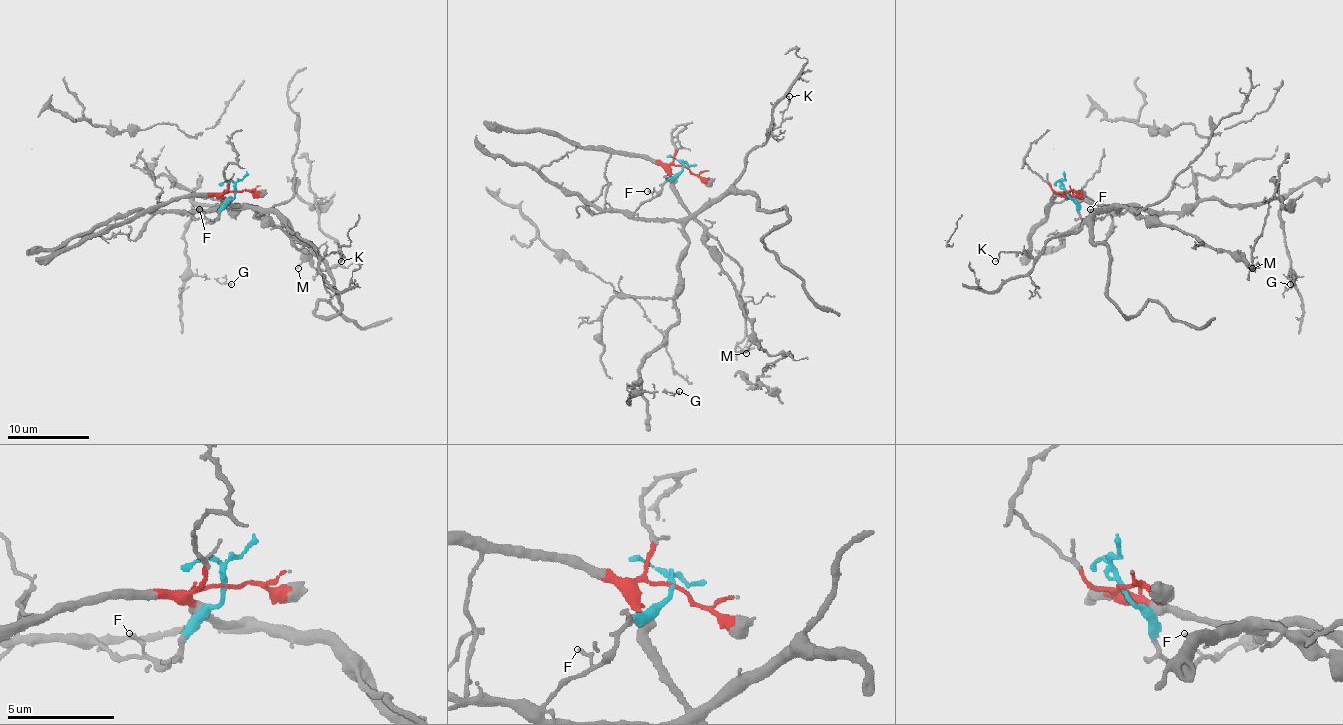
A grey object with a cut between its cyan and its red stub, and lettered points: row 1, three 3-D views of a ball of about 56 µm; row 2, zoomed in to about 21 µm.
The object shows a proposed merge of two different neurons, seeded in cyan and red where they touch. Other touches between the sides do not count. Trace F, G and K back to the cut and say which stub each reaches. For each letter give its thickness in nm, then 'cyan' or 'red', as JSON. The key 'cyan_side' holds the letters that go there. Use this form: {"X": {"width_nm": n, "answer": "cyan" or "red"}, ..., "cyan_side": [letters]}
{"F": {"width_nm": 140, "answer": "cyan"}, "G": {"width_nm": 110, "answer": "cyan"}, "K": {"width_nm": 110, "answer": "cyan"}, "cyan_side": ["F", "G", "K"]}

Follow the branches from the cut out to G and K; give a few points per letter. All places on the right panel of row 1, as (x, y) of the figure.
G: (1065, 190), (1086, 221), (1121, 207), (1185, 211), (1203, 200), (1261, 205), (1275, 198), (1281, 205), (1289, 285)
K: (1065, 190), (1086, 221), (1119, 207), (1057, 233), (1037, 256), (1006, 252), (995, 260)

